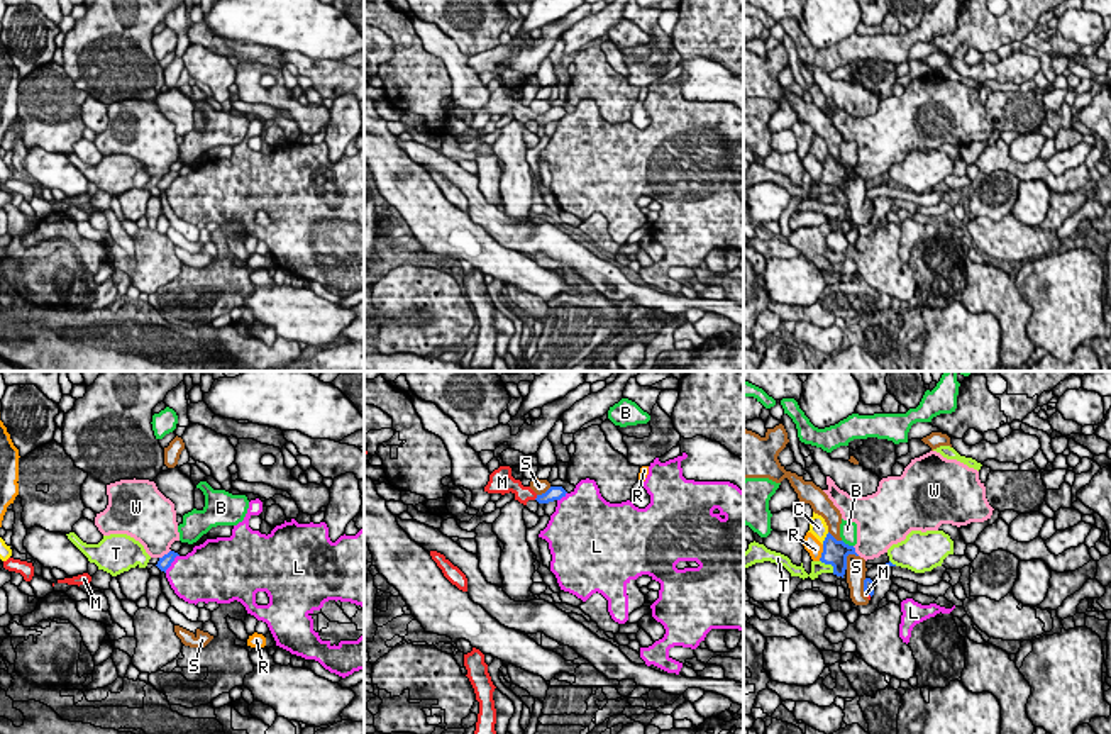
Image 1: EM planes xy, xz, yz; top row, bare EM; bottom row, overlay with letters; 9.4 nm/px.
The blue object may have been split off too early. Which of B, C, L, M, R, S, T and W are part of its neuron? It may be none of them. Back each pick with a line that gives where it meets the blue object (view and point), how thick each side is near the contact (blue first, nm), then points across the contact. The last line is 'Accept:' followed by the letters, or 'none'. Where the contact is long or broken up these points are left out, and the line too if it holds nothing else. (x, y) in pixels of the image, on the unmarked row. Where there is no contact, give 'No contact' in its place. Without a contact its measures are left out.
M: Touches blue at xz (537, 117). Thickness 130 nm (blue) against 160 nm. Path across: xz (552, 114), (537, 117), (522, 114)
Accept: M

